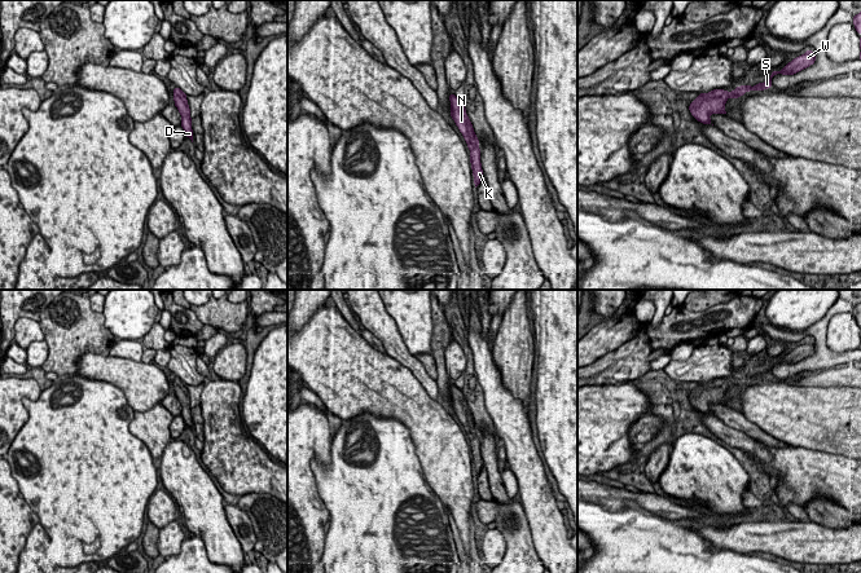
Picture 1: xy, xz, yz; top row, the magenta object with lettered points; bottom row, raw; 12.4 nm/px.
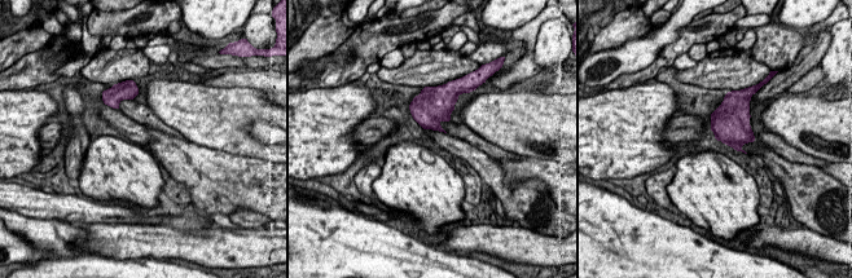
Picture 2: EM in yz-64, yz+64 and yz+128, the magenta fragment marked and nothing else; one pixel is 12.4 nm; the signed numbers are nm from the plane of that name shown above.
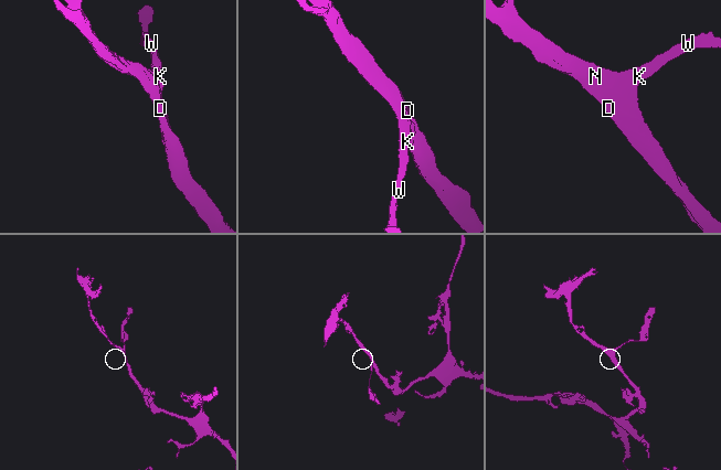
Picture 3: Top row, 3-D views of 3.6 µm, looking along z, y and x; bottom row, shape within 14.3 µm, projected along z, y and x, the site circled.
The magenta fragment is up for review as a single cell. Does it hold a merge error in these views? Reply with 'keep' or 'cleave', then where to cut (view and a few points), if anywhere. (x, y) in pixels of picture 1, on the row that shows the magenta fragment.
keep; cut none

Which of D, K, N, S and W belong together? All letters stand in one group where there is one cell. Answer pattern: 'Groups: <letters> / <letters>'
Groups: D K N S W

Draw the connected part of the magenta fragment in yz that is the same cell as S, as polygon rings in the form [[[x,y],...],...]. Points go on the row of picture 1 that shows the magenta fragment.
[[[807,50],[803,56],[794,58],[788,62],[781,71],[772,71],[770,79],[765,83],[759,83],[755,87],[750,85],[741,85],[735,87],[733,92],[726,92],[724,89],[713,89],[710,93],[700,93],[689,106],[691,115],[703,124],[712,124],[710,115],[711,114],[724,114],[728,113],[724,110],[725,102],[729,97],[737,98],[743,96],[746,92],[750,91],[764,91],[772,88],[772,78],[777,74],[782,75],[794,75],[811,65],[816,61],[816,56],[812,50]]]

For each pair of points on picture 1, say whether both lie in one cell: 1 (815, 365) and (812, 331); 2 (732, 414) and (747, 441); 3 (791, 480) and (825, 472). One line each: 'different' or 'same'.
1: same
2: different
3: same

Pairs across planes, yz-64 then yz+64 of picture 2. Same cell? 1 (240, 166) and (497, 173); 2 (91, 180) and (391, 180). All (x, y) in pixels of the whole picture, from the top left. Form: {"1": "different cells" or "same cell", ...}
{"1": "different cells", "2": "same cell"}

